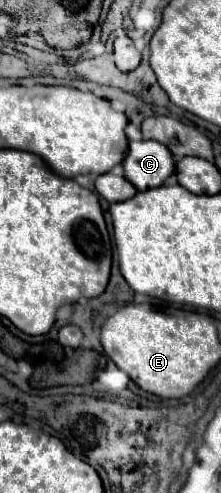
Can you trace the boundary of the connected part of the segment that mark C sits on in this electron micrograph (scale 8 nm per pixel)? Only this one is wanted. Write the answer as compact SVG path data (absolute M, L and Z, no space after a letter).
M156 141L130 143L128 155L122 165L126 179L138 191L160 187L176 167L170 149Z

